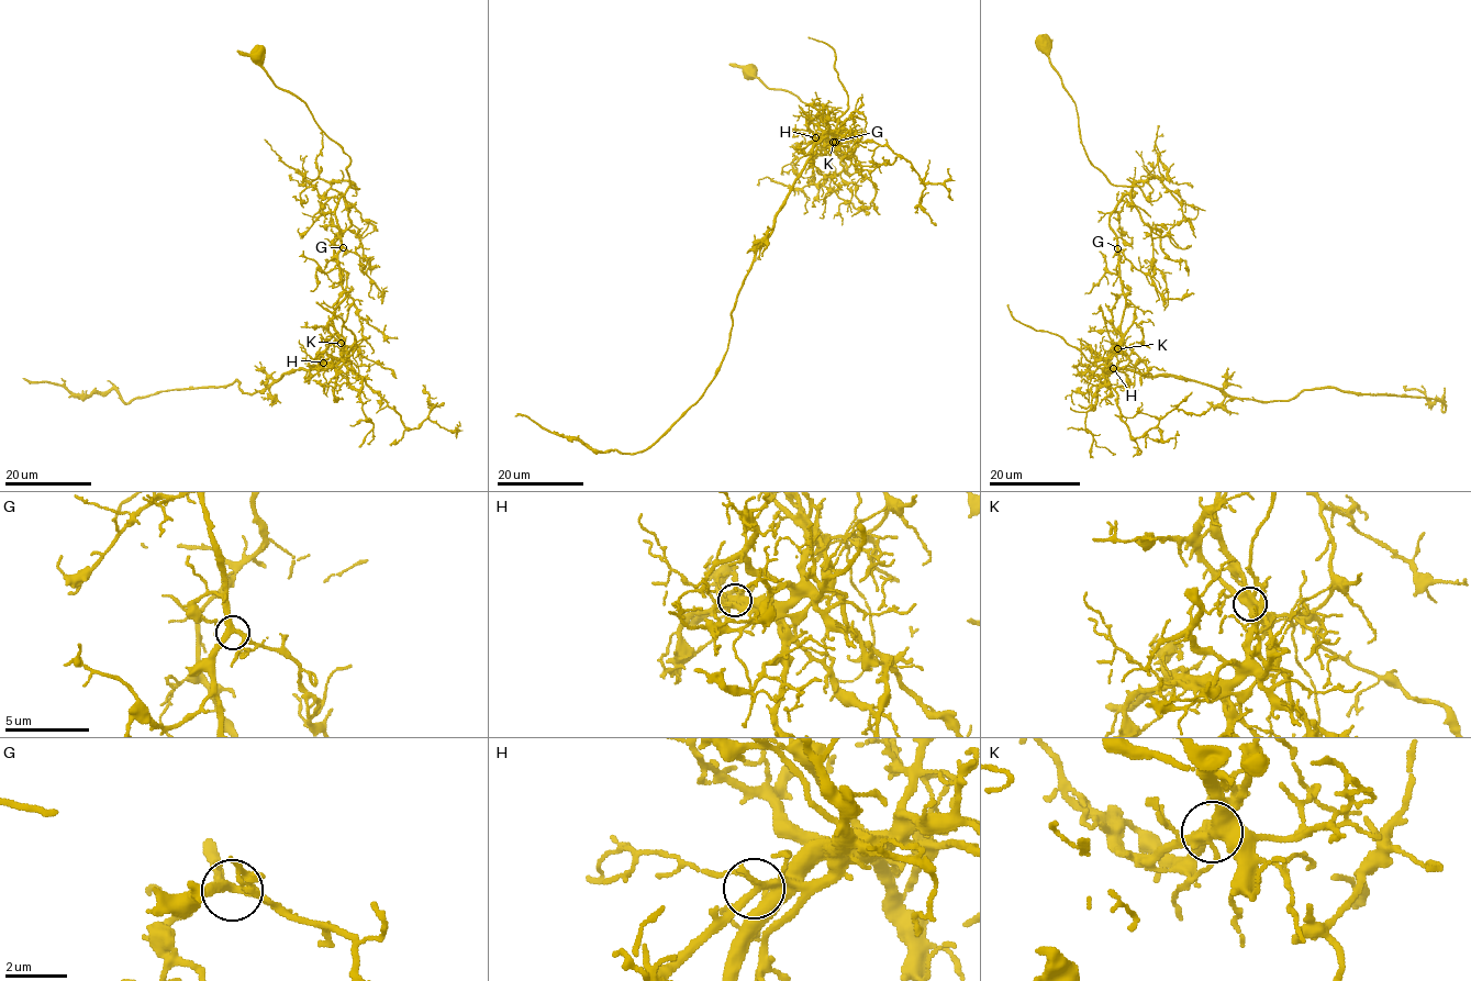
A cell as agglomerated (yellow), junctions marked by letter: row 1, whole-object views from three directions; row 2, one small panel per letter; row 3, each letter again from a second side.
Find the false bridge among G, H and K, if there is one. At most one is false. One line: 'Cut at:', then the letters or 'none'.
Cut at: K

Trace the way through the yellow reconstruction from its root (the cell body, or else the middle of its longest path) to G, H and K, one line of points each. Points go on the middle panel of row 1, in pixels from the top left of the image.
G: (748, 71), (806, 104), (840, 111), (848, 166), (827, 141), (829, 134), (835, 142)
H: (748, 71), (806, 104), (840, 111), (850, 164), (829, 134), (837, 149), (825, 145), (833, 133), (815, 137)
K: (748, 71), (806, 104), (840, 111), (848, 166), (827, 141), (829, 134), (837, 149), (825, 145), (834, 142)

